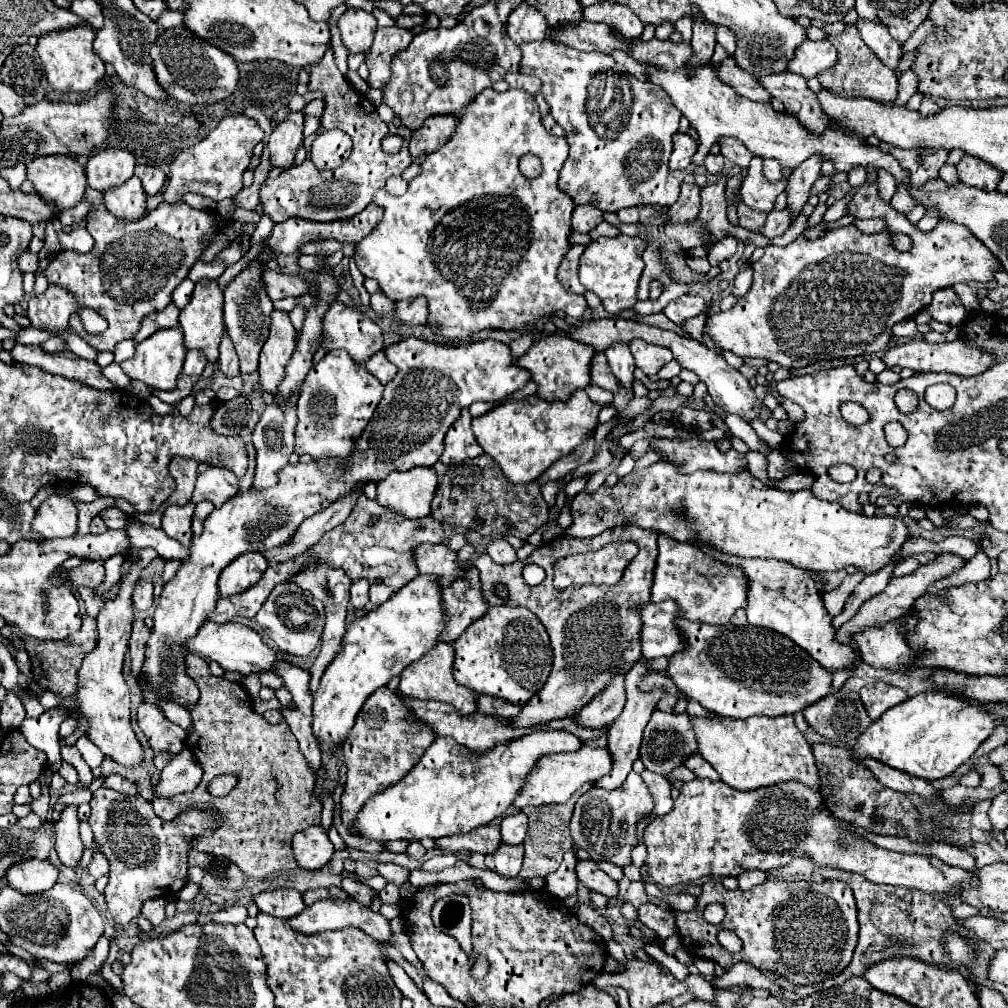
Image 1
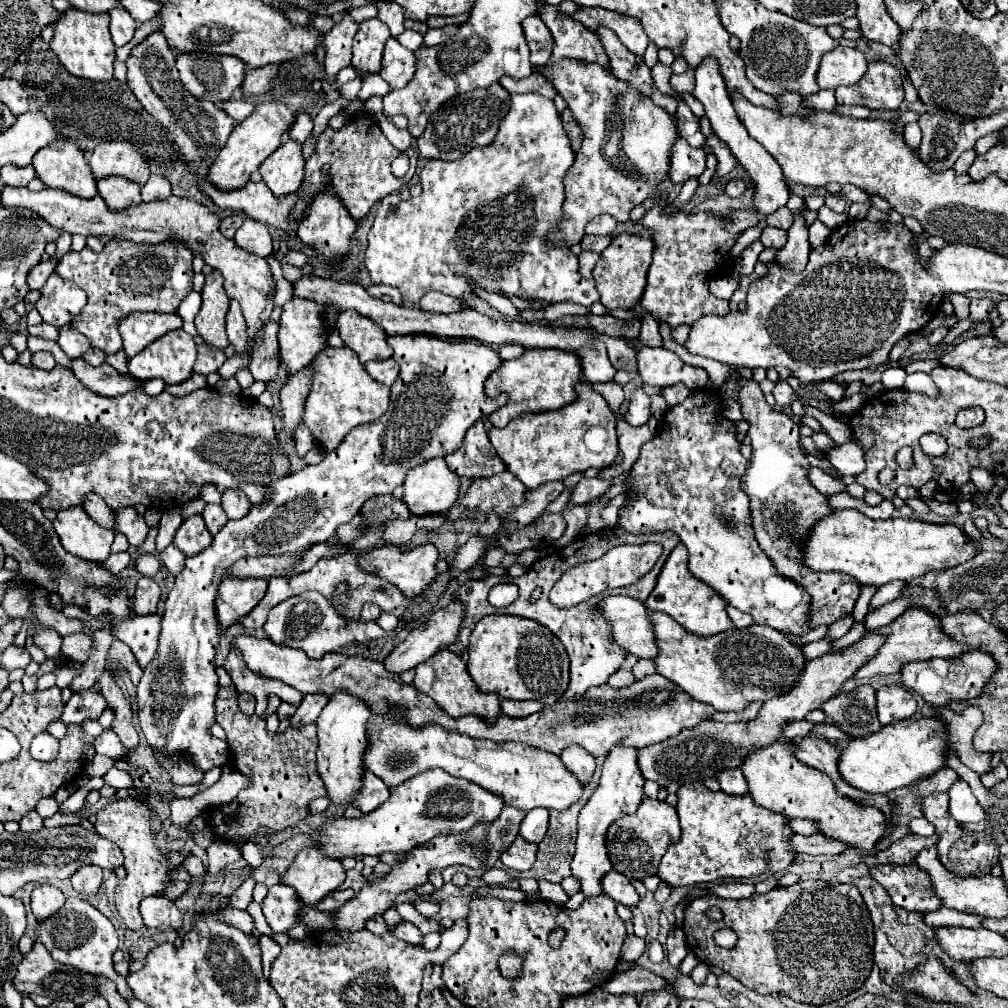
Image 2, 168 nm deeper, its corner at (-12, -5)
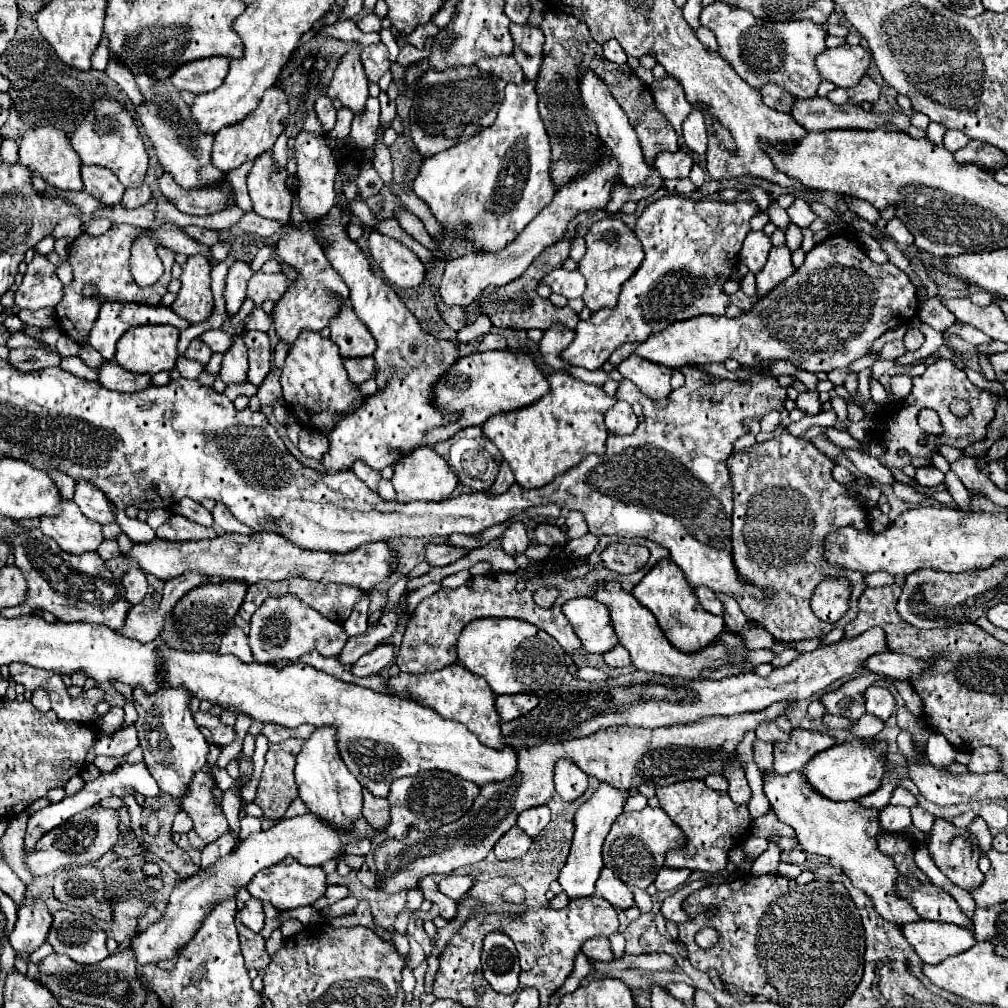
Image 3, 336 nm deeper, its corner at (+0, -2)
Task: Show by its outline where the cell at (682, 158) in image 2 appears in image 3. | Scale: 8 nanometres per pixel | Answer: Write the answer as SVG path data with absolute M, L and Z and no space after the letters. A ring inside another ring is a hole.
M684 150L660 152L652 166L654 166L654 170L660 172L660 176L664 180L668 180L668 178L688 178L688 174L694 166L694 158Z

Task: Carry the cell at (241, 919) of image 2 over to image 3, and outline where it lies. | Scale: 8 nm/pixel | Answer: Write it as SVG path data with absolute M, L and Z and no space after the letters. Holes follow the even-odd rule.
M236 910L235 925L242 940L242 956L246 960L246 968L266 968L270 962L270 956L264 950L264 938L252 930L248 930L239 918L239 910Z

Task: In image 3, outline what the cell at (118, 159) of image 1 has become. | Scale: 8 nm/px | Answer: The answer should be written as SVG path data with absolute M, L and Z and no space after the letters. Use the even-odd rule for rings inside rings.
M100 98L94 104L94 108L86 114L86 120L80 124L80 128L74 132L70 140L74 150L80 154L82 164L88 166L96 164L96 166L110 168L126 188L138 188L144 182L148 170L148 154L144 150L132 114L124 110L122 104L118 104L116 100Z

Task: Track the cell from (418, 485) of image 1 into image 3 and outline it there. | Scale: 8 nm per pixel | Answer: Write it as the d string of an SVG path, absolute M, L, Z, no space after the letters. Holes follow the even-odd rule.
M422 446L408 454L404 460L394 464L394 476L392 476L392 486L398 494L400 502L412 502L412 500L430 500L430 502L440 502L444 498L450 498L452 490L456 488L458 478L450 470L444 458L440 458L430 446Z

